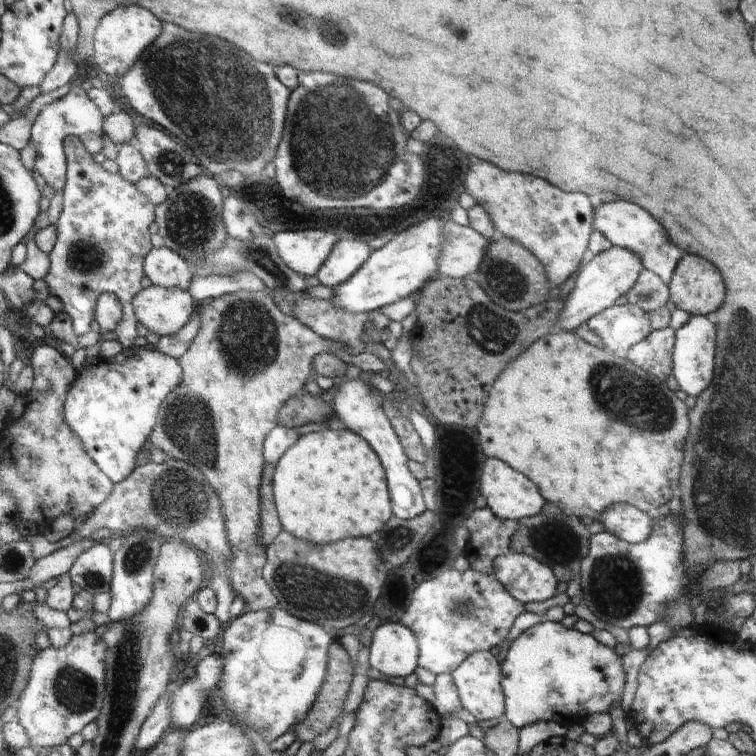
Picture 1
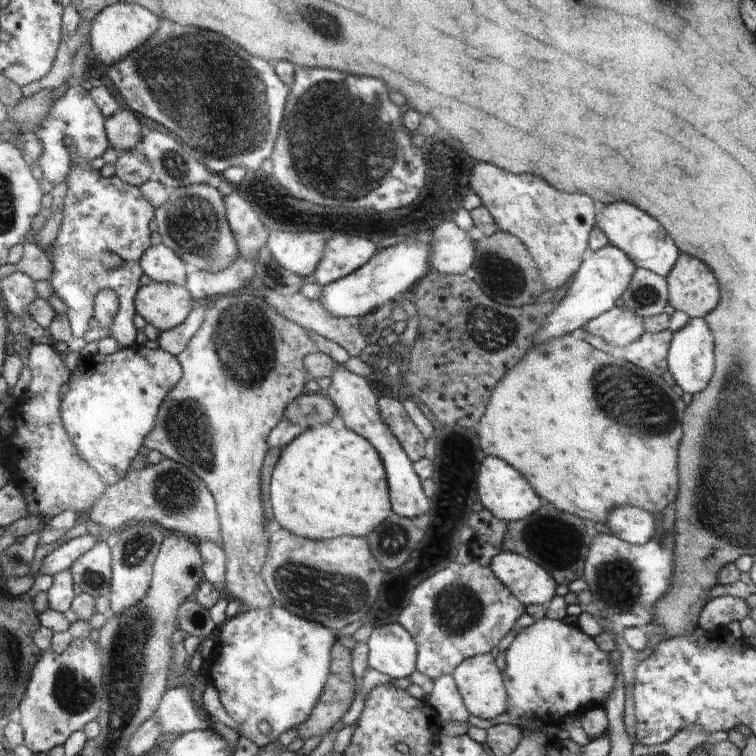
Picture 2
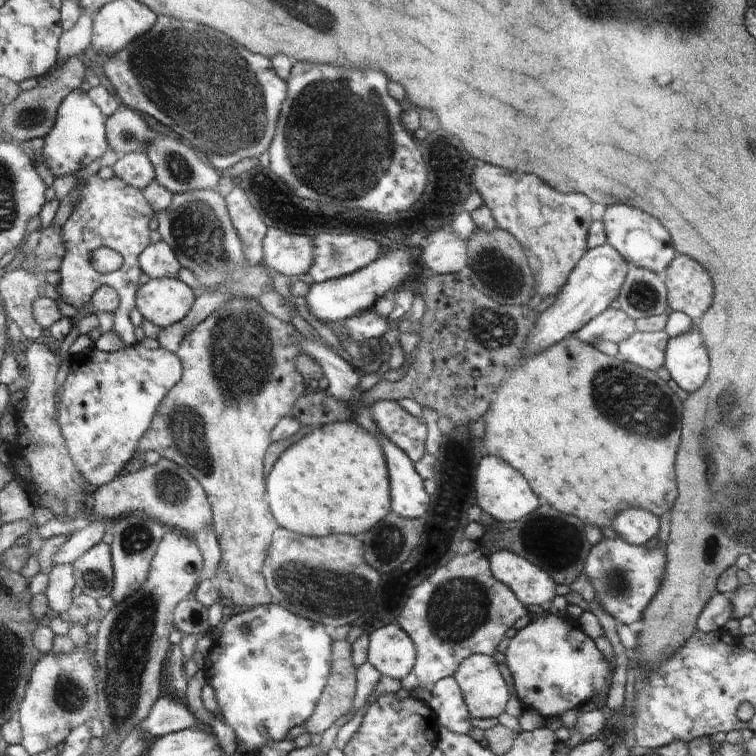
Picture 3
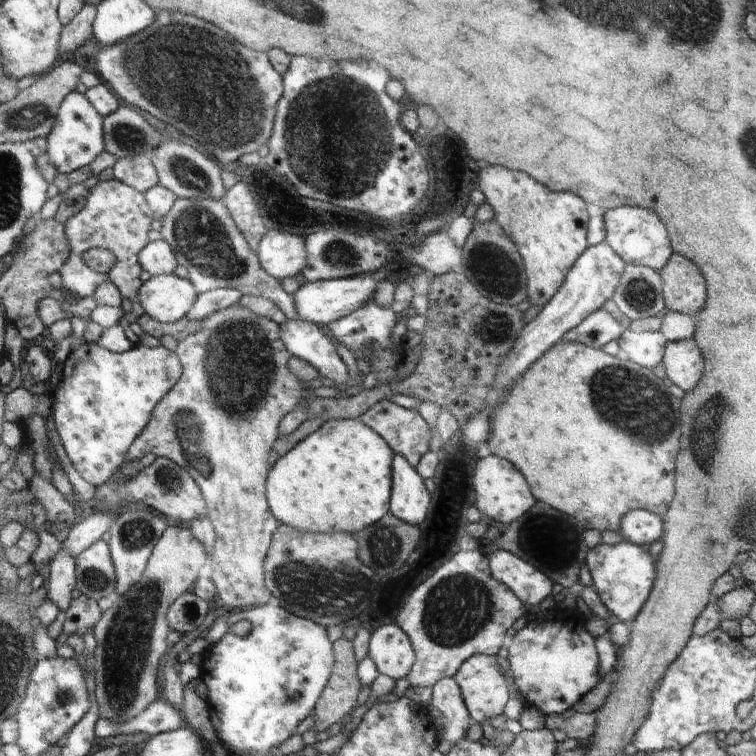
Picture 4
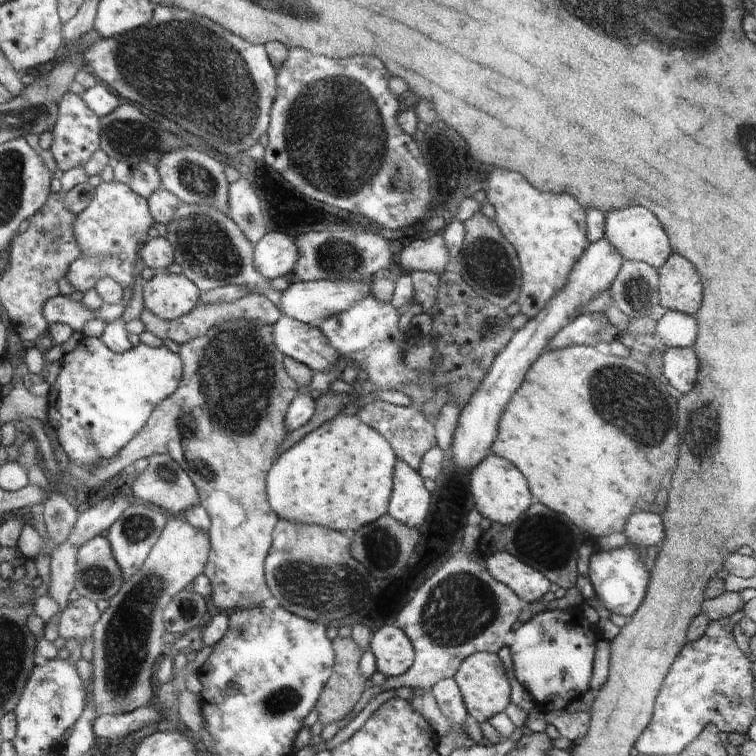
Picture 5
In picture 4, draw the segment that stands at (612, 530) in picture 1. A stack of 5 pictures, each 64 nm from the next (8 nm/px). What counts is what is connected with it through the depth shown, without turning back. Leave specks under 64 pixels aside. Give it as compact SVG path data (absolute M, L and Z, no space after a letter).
M647 508L632 510L632 514L624 514L619 532L628 542L650 545L663 536L663 519Z

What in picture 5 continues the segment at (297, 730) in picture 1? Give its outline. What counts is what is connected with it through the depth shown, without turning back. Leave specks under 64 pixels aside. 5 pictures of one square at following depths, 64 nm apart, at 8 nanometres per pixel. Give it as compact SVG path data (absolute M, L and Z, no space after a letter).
M336 637L332 682L324 684L316 705L318 721L327 726L344 719L362 696L366 678L358 672L360 650L352 637Z

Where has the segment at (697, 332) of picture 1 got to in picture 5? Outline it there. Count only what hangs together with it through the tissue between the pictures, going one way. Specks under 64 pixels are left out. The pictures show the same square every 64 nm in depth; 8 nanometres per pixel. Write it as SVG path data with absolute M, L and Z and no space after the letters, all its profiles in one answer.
M670 346L662 352L662 370L668 382L682 394L692 390L698 372L698 356L693 346Z

